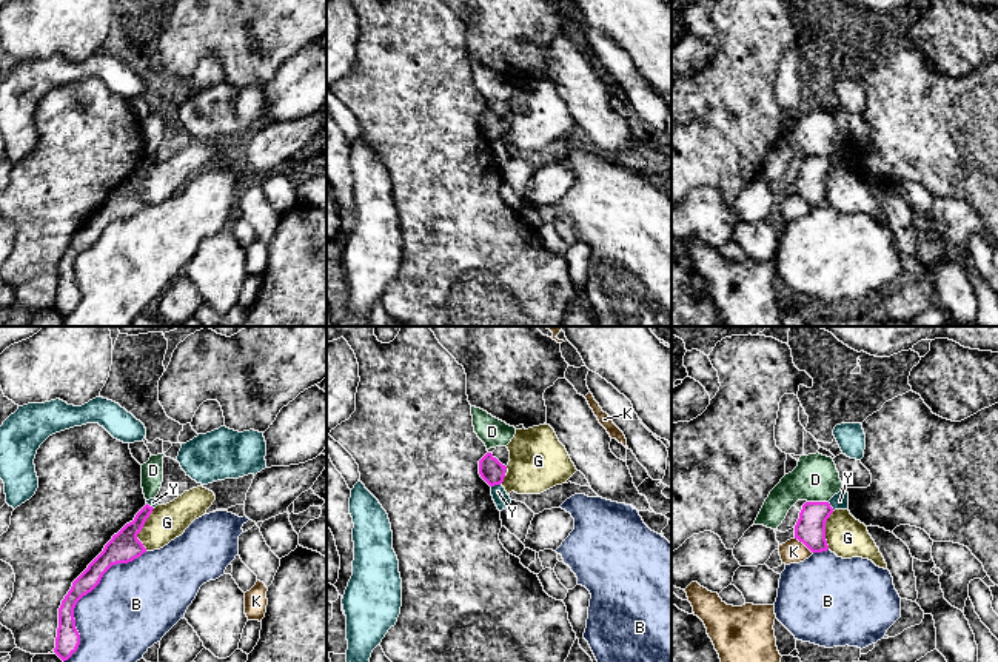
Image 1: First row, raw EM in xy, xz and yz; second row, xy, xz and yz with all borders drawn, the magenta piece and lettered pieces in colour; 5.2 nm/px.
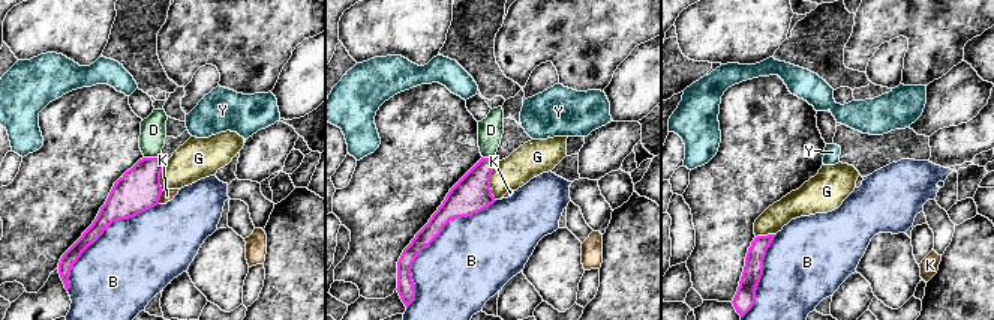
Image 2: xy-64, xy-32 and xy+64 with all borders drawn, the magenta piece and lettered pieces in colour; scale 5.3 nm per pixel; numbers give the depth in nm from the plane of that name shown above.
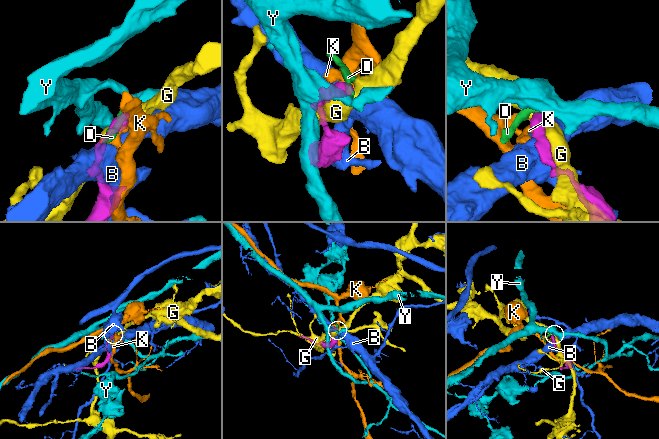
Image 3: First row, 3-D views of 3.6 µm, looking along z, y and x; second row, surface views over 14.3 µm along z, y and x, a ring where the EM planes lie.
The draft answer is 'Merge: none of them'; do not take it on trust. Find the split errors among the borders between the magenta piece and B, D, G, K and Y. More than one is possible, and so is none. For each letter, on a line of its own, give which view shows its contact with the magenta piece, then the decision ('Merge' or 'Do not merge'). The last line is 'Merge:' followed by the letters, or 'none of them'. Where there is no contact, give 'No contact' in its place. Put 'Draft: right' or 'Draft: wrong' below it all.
B: Touches magenta in xy. Do not merge
D: Touches magenta in yz. Do not merge
G: Touches magenta in xy. Do not merge
K: Touches magenta in yz. Do not merge
Y: Touches magenta in xz. Do not merge
Merge: none of them
Draft: right

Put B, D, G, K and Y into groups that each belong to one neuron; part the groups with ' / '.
B / D / G / K / Y

